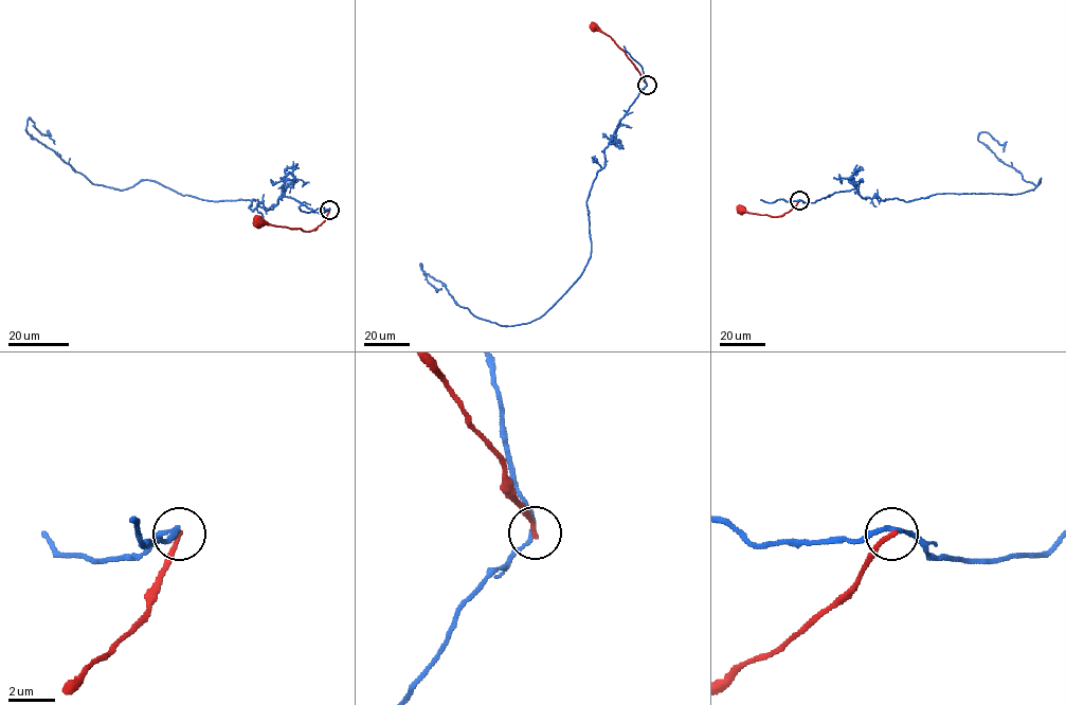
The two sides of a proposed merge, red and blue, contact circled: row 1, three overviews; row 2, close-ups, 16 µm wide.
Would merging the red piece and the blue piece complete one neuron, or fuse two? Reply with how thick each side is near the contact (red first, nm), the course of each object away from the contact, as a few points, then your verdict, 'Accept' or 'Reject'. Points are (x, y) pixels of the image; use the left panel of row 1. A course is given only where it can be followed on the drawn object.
Thickness 200 nm (red) against 170 nm. Course of red: (329, 209), (326, 217), (310, 231), (259, 221). Course of blue: (329, 209), (93, 184), (55, 144). Reject

